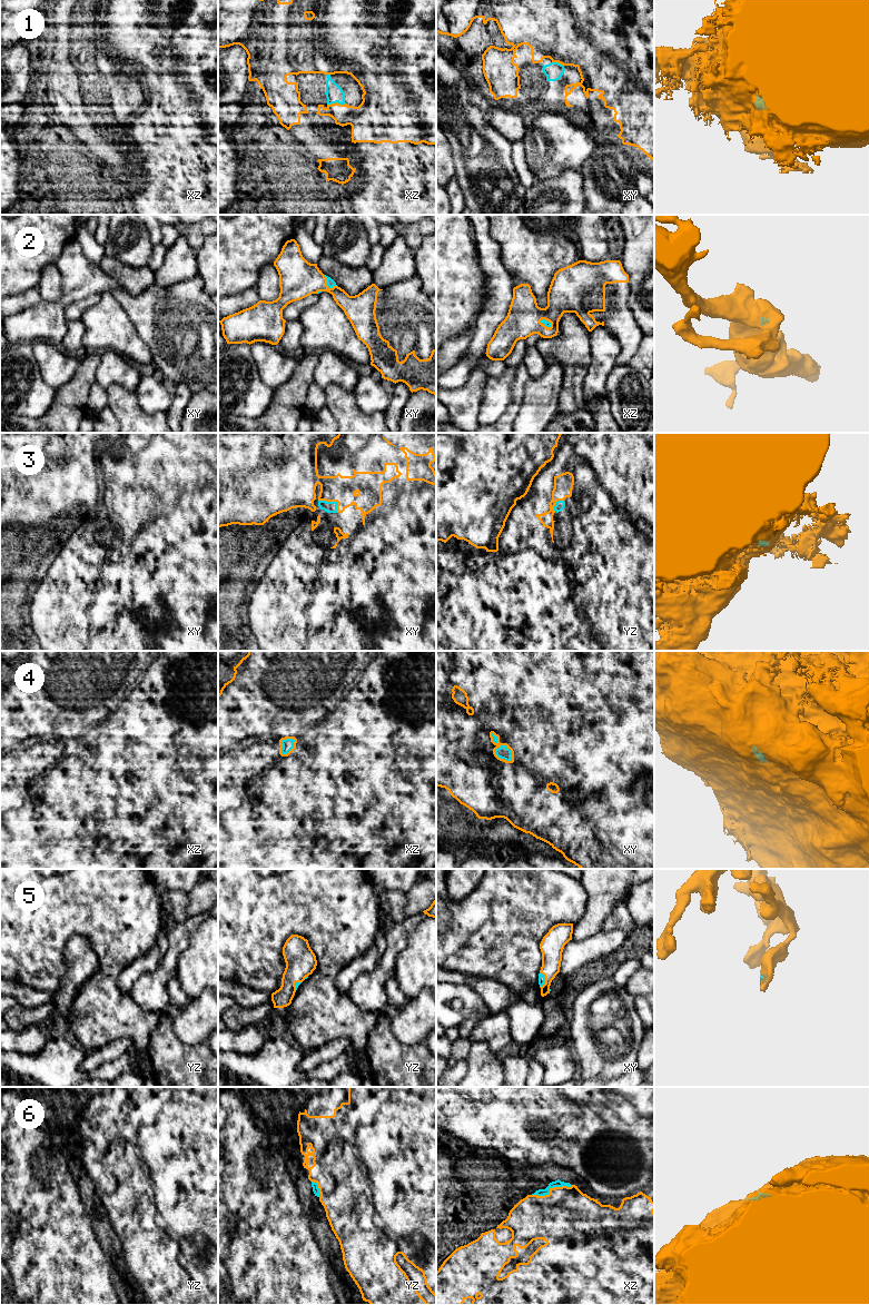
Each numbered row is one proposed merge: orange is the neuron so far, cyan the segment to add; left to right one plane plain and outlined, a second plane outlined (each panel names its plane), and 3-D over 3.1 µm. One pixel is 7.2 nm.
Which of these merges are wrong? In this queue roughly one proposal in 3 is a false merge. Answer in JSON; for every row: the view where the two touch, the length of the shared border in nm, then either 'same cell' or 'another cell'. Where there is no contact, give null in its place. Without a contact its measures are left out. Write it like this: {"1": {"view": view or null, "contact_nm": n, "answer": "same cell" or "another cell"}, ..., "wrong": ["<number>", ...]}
{"1": {"view": "xz", "contact_nm": 140, "answer": "another cell"}, "2": {"view": "xy", "contact_nm": 130, "answer": "same cell"}, "3": {"view": "xy", "contact_nm": 170, "answer": "another cell"}, "4": {"view": "xy", "contact_nm": 150, "answer": "same cell"}, "5": {"view": "xy", "contact_nm": 120, "answer": "same cell"}, "6": {"view": "xz", "contact_nm": 300, "answer": "same cell"}, "wrong": ["1", "3"]}

